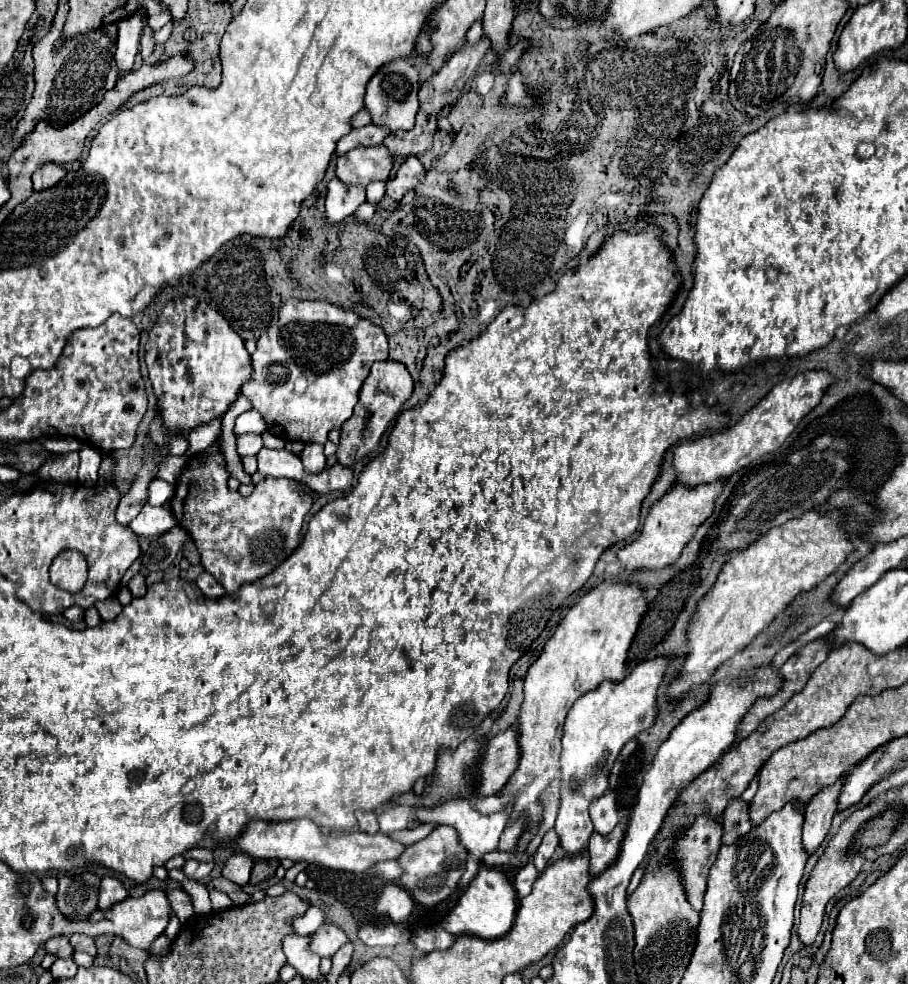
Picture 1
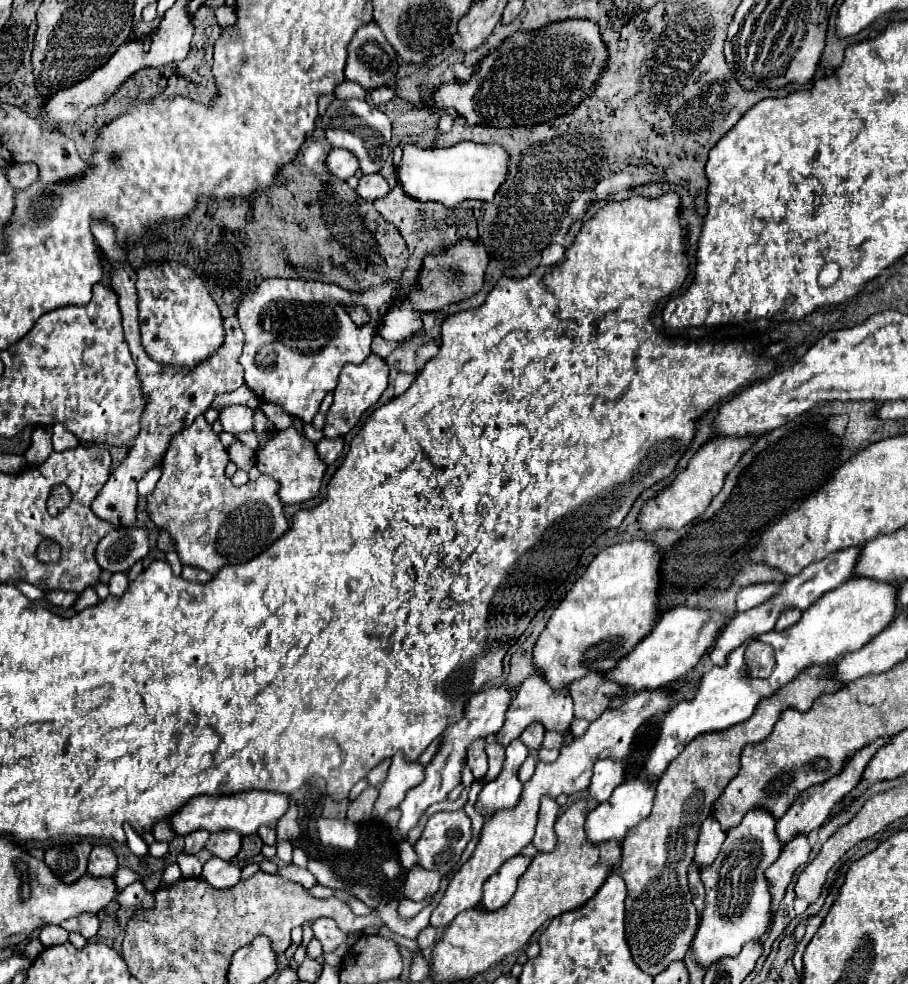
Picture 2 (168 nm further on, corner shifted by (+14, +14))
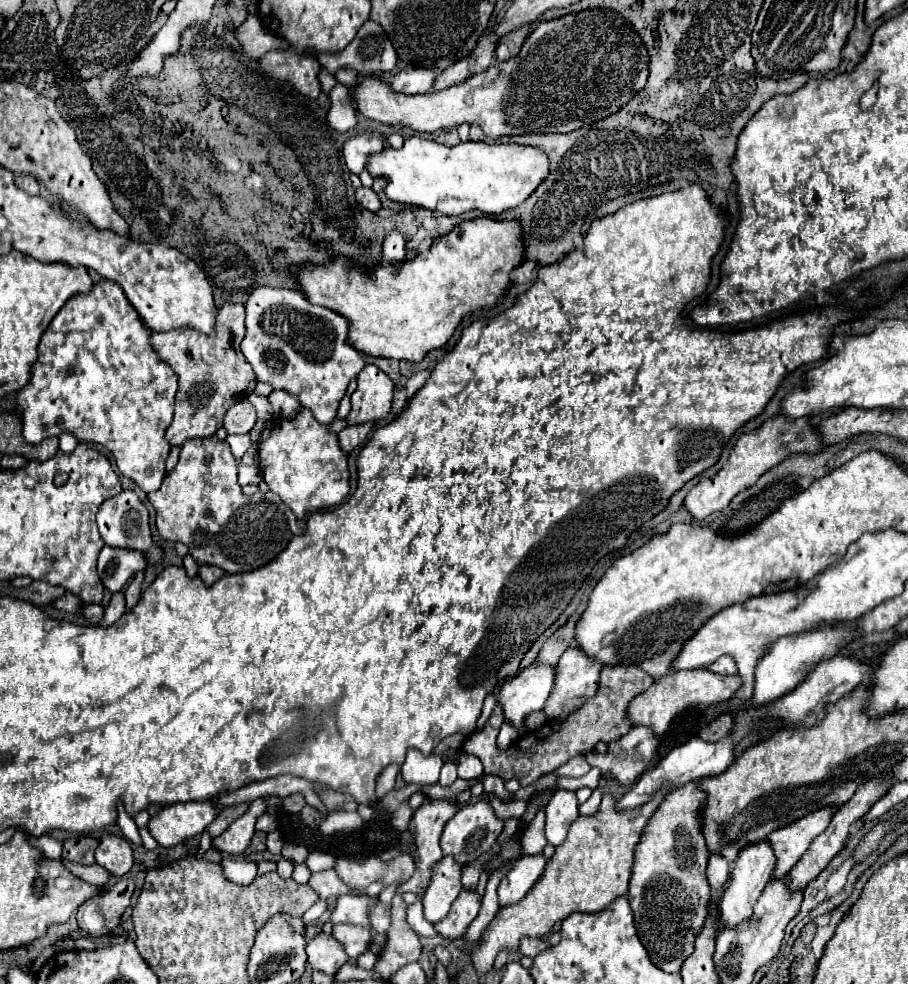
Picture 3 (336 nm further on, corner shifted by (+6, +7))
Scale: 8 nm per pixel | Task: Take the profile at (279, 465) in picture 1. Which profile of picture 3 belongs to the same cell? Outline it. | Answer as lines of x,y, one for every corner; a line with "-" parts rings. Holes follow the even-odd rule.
356,424
356,426
346,426
340,434
338,434
338,442
340,442
340,448
344,454
352,452
356,446
360,446
368,432
372,430
374,424

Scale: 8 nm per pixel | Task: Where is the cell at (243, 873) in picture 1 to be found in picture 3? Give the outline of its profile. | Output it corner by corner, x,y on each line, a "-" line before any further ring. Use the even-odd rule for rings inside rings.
252,804
252,808
248,808
246,814
236,818
234,824
222,836
212,840
212,848
232,854
232,856
240,856
248,848
248,844
254,836
256,818
262,816
262,812
264,812
262,804

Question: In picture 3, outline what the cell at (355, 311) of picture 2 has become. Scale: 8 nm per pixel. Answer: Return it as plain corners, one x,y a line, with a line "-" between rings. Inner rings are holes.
476,218
460,222
450,234
438,238
426,252
408,254
408,260
394,272
392,266
382,266
376,272
368,274
360,268
348,266
354,264
346,258
336,258
326,268
306,266
300,270
298,282
308,300
316,306
330,308
350,320
350,344
368,356
382,356
394,360
422,362
422,358
440,346
444,346
460,324
462,316
478,310
496,306
504,296
508,286
510,272
522,262
522,242
520,242
520,224
510,220
492,220

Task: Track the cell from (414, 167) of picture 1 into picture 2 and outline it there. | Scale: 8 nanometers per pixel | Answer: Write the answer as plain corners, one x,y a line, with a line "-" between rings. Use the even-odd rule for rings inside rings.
376,173
376,175
364,175
356,187
356,193
362,197
362,199
368,199
368,201
376,201
376,199
382,199
386,197
390,191
386,179

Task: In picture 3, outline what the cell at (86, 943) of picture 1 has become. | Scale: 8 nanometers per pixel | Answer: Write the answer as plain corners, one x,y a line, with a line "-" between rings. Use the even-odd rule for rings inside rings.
120,880
118,884
106,886
98,898
92,898
78,908
78,928
90,936
110,934
110,930
120,924
120,918
130,904
132,892
132,880

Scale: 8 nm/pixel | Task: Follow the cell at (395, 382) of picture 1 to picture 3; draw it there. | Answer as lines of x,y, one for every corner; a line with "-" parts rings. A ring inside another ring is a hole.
366,366
358,374
358,388
350,396
352,410
348,414
348,424
378,422
386,418
392,406
394,382
378,366

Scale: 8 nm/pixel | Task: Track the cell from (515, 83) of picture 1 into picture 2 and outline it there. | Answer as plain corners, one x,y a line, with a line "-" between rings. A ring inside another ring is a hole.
564,19
544,25
536,31
516,31
494,53
486,55
468,81
456,79
454,83
442,83
432,91
430,113
446,115
450,109
468,121
468,125
492,125
492,127
528,127
548,123
576,109
576,105
594,93
596,81
608,63
608,47
600,37
598,25
588,19

